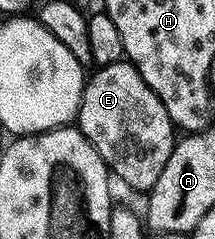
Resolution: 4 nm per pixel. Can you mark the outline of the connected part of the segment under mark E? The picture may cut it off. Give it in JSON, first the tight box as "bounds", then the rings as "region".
{"bounds":[77,61,177,193],"region":[[[126,61],[105,64],[90,72],[83,84],[77,126],[89,145],[97,149],[108,172],[142,193],[149,193],[157,185],[157,177],[161,177],[161,169],[165,169],[165,161],[169,161],[177,142],[177,128],[165,113],[165,105],[145,85],[145,77]]]}

